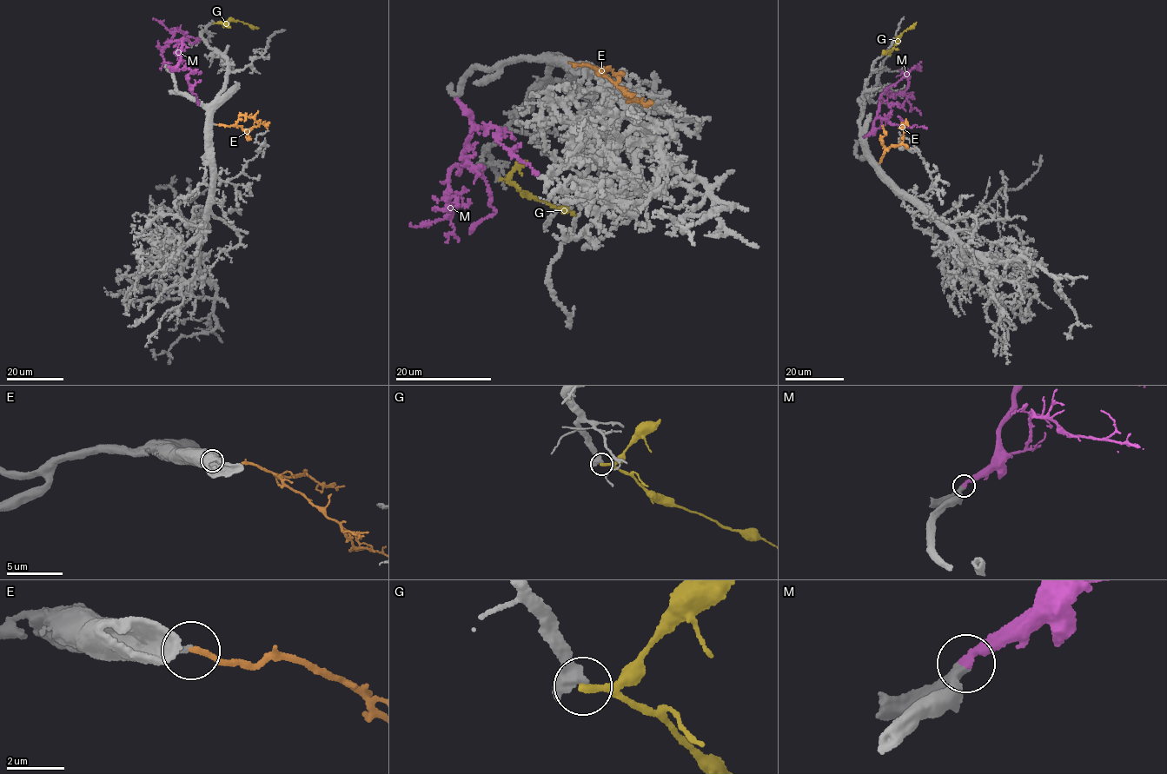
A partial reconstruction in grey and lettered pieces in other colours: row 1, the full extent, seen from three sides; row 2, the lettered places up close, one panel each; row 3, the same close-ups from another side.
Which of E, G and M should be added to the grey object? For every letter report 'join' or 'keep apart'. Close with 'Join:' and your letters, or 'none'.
E: join
G: keep apart
M: join
Join: E, M

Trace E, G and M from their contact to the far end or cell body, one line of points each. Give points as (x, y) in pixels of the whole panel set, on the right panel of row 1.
E: (879, 163), (889, 147), (899, 144), (905, 125), (908, 126)
G: (890, 55), (903, 31), (917, 22)
M: (864, 137), (872, 130), (881, 94), (886, 91), (891, 96), (907, 88), (909, 76), (905, 73), (905, 75)

